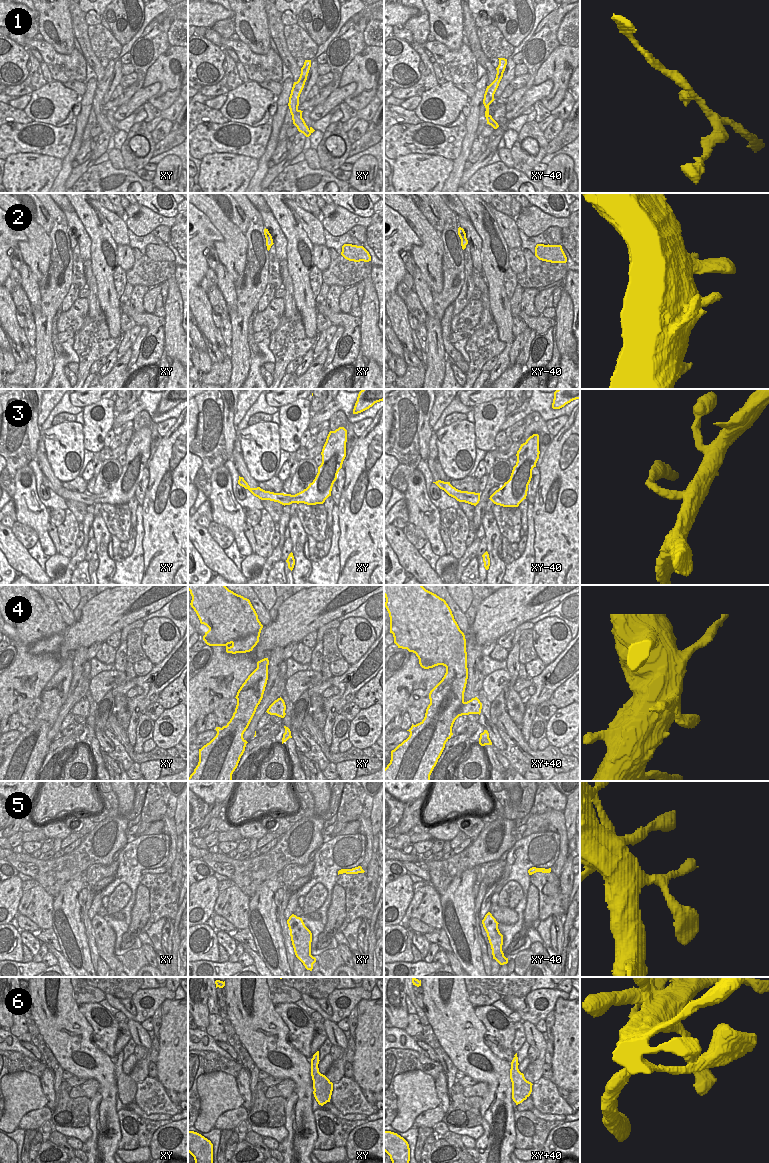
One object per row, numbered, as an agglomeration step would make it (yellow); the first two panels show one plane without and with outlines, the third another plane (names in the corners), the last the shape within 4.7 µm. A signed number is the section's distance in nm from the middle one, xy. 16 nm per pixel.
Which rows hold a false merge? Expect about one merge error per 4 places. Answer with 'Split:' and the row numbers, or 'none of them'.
Split: none of them

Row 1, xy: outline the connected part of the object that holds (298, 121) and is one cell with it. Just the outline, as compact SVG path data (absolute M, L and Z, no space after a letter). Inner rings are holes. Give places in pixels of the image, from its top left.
M305 60L303 67L301 68L301 74L297 82L294 82L291 94L289 97L289 109L292 115L293 124L297 127L298 131L303 133L306 137L309 137L315 130L312 127L308 127L302 118L302 112L298 109L299 97L304 88L307 76L311 67L311 60Z

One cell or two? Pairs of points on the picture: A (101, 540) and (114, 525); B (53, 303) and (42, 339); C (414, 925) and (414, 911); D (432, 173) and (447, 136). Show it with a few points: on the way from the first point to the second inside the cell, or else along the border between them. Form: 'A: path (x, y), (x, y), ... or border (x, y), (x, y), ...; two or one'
A: border (101, 515), (107, 530), (111, 534); two
B: path (45, 312), (41, 323), (42, 330); one
C: border (408, 921), (418, 918), (435, 929); two
D: border (416, 152), (441, 155), (453, 160); two

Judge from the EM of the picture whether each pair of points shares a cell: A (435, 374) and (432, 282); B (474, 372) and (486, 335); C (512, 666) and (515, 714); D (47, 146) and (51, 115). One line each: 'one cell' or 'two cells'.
A: two cells
B: one cell
C: one cell
D: two cells

